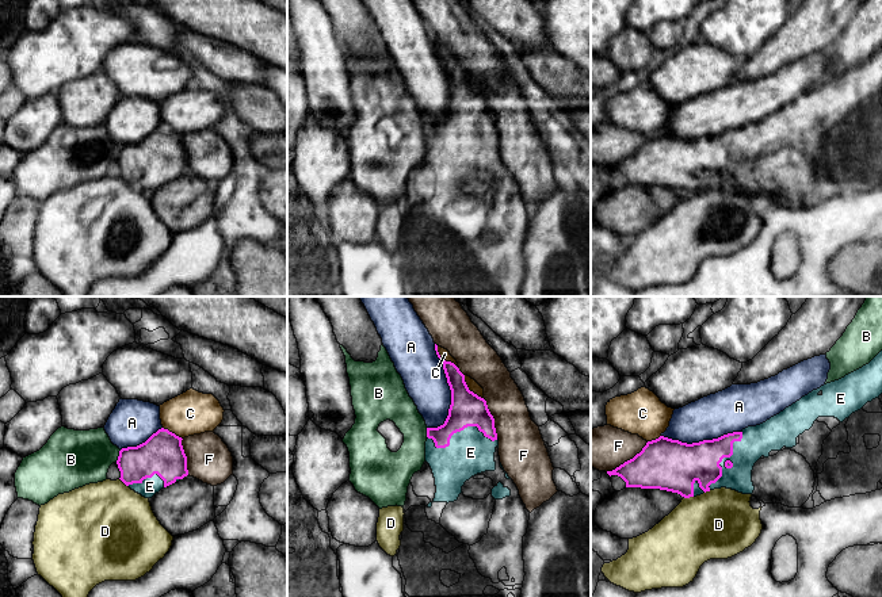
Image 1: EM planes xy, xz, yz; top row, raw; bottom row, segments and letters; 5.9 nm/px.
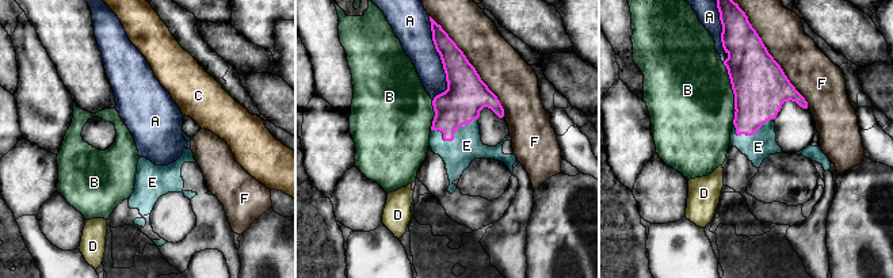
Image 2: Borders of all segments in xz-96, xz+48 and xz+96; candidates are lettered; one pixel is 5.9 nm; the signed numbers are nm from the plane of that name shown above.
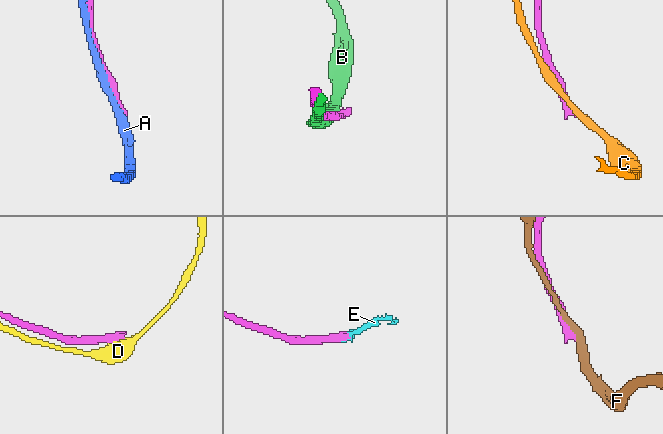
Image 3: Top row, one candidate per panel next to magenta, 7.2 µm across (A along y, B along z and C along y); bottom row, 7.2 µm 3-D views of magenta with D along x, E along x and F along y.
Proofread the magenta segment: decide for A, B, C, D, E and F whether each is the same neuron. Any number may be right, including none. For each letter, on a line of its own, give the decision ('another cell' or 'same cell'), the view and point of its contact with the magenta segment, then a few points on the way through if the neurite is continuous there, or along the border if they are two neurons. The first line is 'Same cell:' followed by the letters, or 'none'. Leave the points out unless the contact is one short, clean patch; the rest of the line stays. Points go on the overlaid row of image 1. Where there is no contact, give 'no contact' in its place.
Same cell: E
A: another cell; meets magenta in xz at (451, 391)
B: another cell; meets magenta in xy at (118, 456)
C: another cell; meets magenta in xz at (445, 360)
D: another cell; meets magenta in xy at (123, 482)
E: same cell; meets magenta in yz at (728, 460)
F: another cell; meets magenta in yz at (627, 460)

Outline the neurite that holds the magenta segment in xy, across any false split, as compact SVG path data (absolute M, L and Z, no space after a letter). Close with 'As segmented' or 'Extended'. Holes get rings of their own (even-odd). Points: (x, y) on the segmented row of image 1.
M159 429L145 443L119 451L121 481L145 498L188 475L182 437Z. Extended

